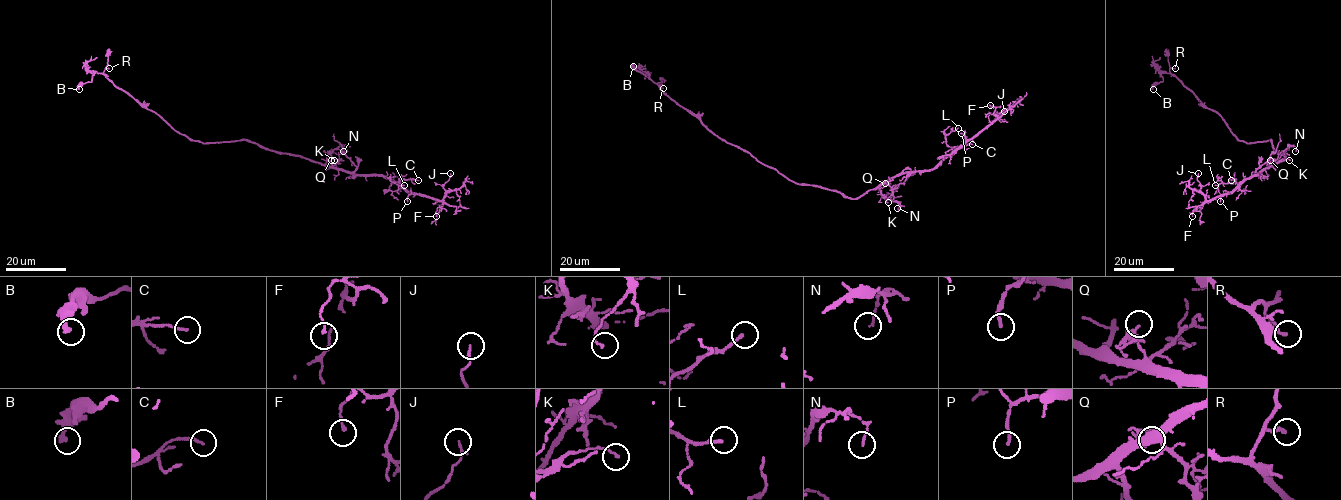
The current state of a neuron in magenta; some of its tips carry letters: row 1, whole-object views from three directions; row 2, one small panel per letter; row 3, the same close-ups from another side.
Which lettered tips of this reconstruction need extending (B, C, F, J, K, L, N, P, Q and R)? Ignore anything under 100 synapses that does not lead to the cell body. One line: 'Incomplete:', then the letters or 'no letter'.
Incomplete: no letter

